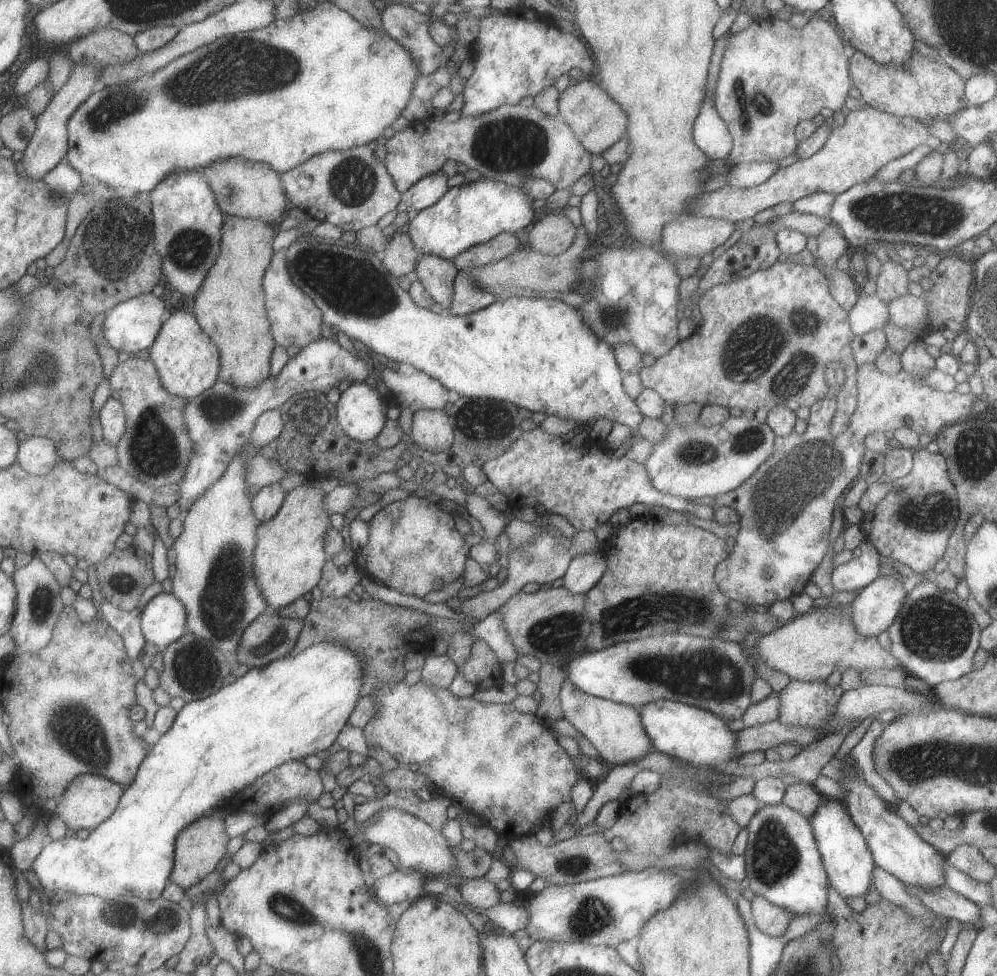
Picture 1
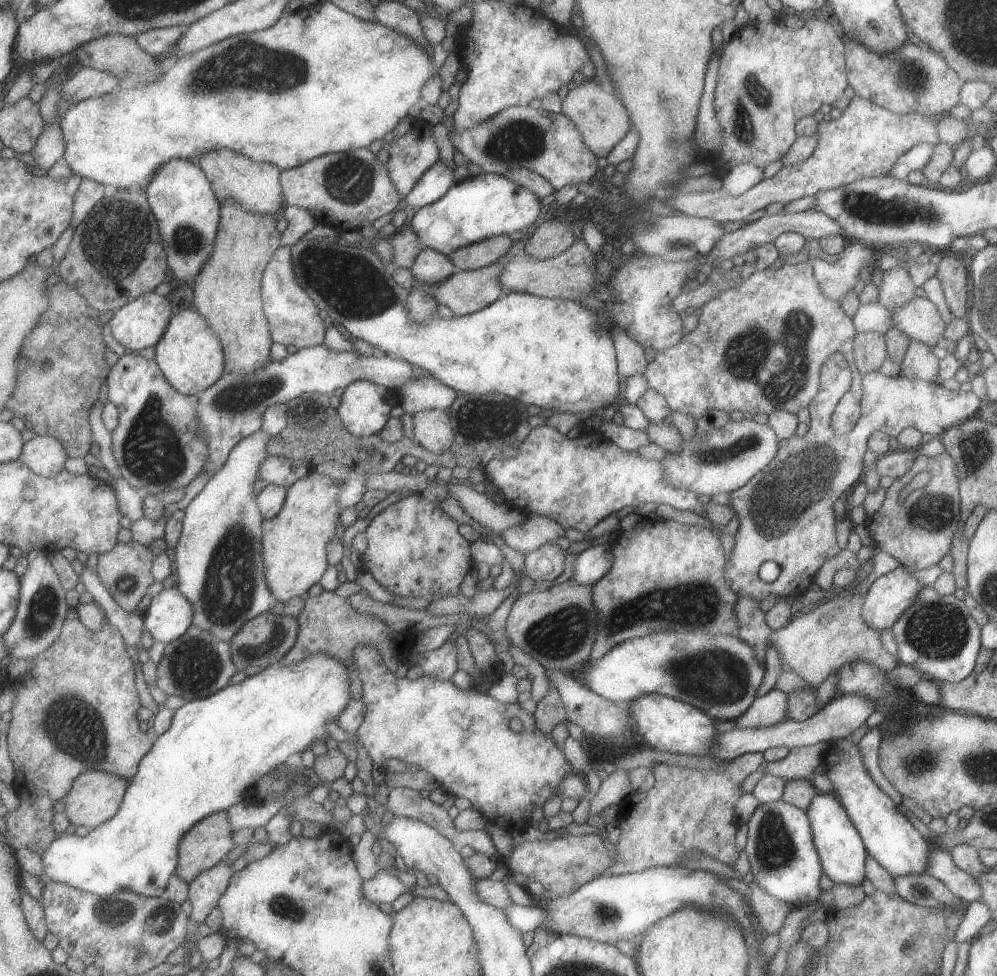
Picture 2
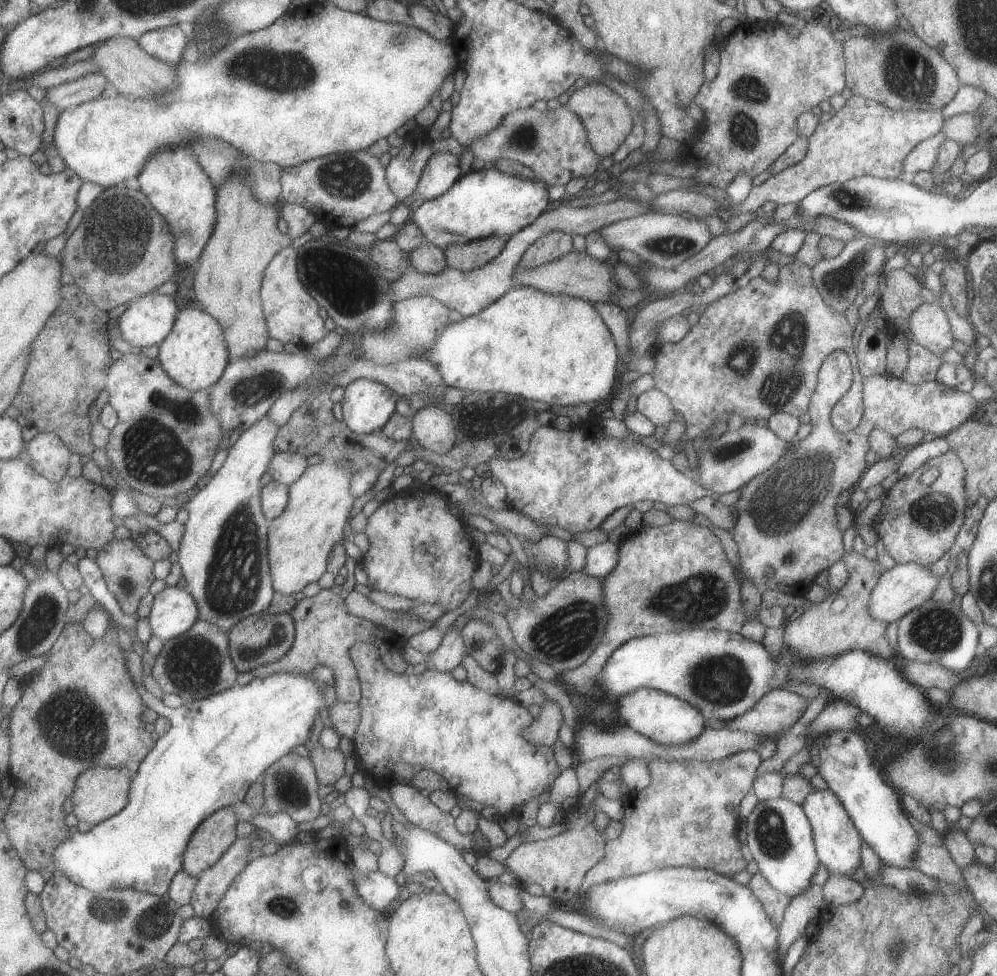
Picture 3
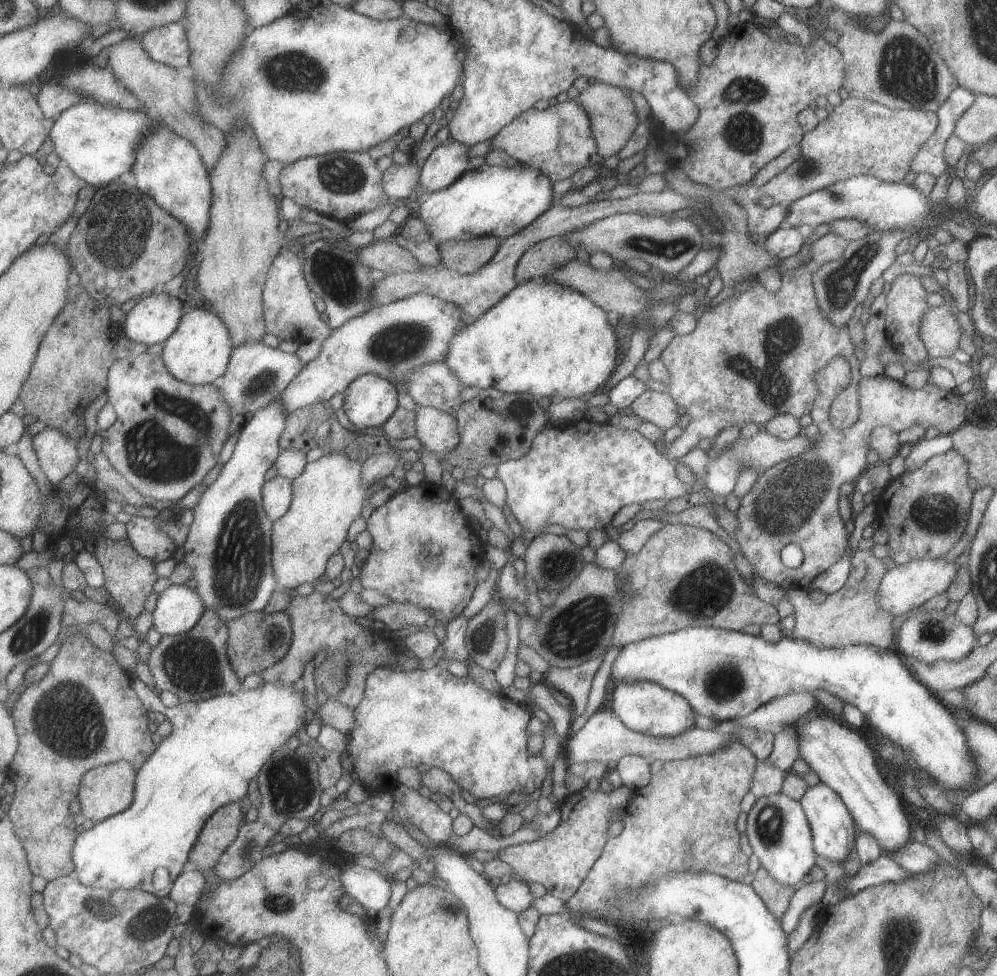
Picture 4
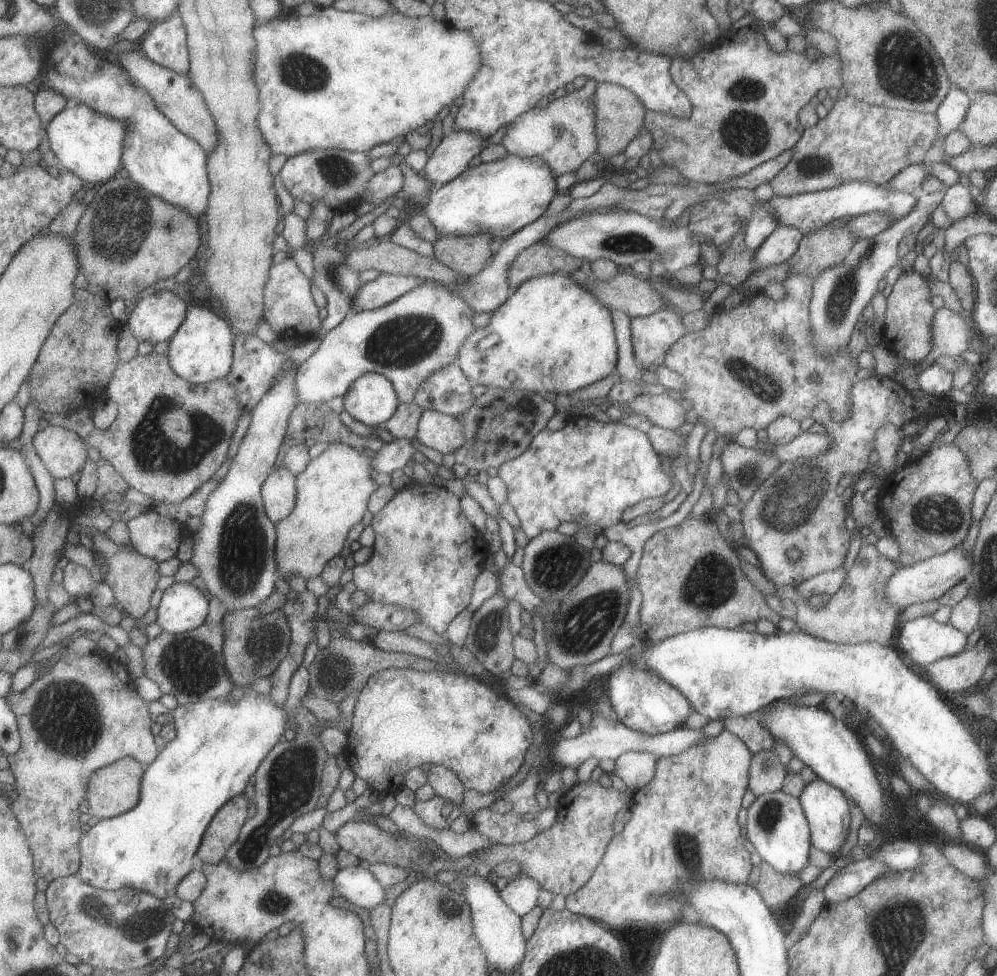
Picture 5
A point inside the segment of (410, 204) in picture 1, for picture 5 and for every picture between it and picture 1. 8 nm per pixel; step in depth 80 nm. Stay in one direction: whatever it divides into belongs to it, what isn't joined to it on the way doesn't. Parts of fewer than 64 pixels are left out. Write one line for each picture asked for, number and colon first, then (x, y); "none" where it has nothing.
2: (437, 179)
3: (441, 170)
4: (447, 162)
5: (455, 149)

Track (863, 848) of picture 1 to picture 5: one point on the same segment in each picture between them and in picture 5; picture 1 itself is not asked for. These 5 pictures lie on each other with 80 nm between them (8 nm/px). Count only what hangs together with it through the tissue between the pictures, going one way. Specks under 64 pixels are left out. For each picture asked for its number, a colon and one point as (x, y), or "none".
2: (841, 852)
3: (837, 842)
4: (831, 825)
5: (826, 809)

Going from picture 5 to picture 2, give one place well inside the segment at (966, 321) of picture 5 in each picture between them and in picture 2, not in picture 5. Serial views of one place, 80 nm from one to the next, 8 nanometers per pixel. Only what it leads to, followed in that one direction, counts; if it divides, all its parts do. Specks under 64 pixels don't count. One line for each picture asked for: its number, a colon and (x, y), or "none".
2: (919, 319)
3: (928, 326)
4: (939, 331)

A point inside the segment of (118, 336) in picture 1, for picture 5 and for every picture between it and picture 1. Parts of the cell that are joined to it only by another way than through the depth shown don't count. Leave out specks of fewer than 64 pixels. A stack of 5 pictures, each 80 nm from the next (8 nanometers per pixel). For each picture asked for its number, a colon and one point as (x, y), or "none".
2: (141, 323)
3: (150, 320)
4: (156, 317)
5: (156, 318)

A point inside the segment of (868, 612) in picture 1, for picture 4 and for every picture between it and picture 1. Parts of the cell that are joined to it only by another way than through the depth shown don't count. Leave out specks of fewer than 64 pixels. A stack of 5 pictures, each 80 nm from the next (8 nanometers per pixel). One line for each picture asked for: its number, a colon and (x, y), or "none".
2: (890, 594)
3: (903, 587)
4: (907, 586)

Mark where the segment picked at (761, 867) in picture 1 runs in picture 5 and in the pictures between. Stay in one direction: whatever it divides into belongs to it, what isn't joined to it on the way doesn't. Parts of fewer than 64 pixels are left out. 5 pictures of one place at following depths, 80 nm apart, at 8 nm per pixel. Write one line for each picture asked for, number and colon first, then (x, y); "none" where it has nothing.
2: (779, 844)
3: (778, 835)
4: (777, 830)
5: (776, 827)

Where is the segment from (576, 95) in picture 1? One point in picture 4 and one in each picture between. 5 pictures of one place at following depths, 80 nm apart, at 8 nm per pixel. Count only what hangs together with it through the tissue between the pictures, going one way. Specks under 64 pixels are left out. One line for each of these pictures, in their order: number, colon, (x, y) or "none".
2: (602, 120)
3: (607, 119)
4: (612, 115)

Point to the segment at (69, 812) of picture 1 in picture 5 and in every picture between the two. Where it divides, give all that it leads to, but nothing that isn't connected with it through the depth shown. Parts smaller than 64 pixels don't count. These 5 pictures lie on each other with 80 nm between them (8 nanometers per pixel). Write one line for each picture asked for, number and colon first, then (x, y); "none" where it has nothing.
2: (96, 797)
3: (103, 792)
4: (107, 790)
5: (115, 789)

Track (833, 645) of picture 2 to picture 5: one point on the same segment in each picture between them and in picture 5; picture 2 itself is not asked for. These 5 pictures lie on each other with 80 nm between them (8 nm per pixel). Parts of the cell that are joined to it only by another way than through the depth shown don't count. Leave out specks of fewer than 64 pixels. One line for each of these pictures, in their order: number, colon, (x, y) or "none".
3: (840, 622)
4: (850, 616)
5: (859, 612)

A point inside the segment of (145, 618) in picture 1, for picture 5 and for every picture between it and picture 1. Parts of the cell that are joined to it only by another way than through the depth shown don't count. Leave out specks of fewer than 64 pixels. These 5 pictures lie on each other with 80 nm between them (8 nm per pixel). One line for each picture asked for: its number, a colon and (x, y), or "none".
2: (170, 615)
3: (175, 610)
4: (179, 608)
5: (184, 607)

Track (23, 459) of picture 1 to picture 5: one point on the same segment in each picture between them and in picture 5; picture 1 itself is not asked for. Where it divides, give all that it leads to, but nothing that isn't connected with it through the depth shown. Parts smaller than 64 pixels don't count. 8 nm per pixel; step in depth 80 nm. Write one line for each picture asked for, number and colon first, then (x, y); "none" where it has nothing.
2: (46, 455)
3: (49, 455)
4: (58, 452)
5: (64, 452)

